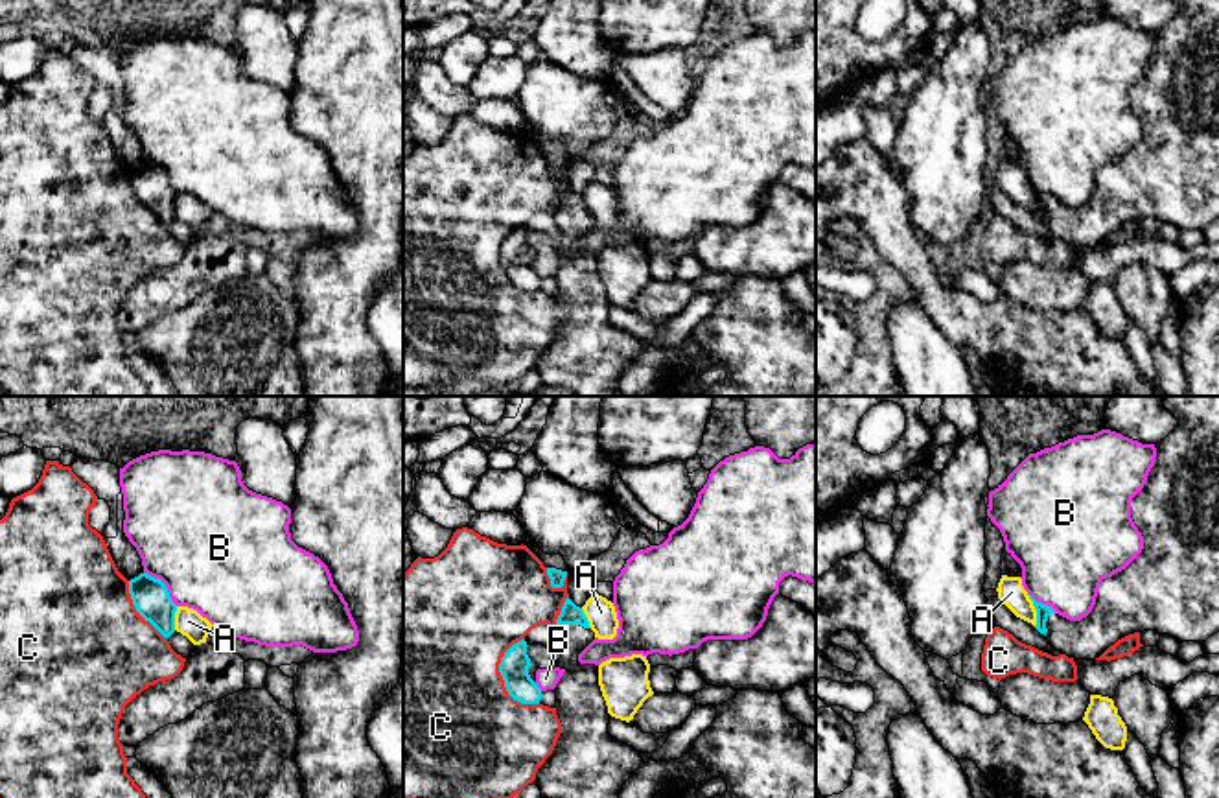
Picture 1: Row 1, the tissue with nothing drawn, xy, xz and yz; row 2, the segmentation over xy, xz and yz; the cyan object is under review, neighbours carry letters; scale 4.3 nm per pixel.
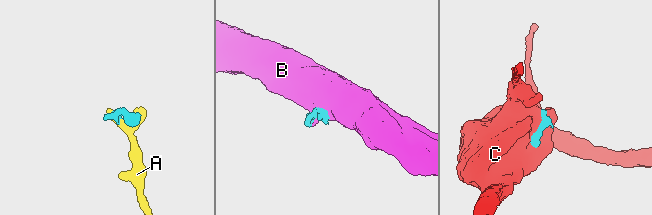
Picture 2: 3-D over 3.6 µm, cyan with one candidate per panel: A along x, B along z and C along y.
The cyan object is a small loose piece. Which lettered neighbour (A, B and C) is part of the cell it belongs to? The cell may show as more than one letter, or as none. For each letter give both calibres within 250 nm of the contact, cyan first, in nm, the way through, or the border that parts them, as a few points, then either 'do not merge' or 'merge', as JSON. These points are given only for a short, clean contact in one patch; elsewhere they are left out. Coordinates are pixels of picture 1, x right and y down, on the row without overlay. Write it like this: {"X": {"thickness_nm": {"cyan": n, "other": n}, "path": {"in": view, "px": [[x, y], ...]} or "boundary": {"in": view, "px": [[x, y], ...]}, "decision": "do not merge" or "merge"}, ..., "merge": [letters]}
{"A": {"thickness_nm": {"cyan": 60, "other": 120}, "boundary": {"in": "yz", "px": [[1028, 183], [1035, 198], [1035, 212]]}, "decision": "do not merge"}, "B": {"thickness_nm": {"cyan": 160, "other": 500}, "decision": "do not merge"}, "C": {"thickness_nm": {"cyan": 130, "other": 500}, "decision": "do not merge"}, "merge": []}

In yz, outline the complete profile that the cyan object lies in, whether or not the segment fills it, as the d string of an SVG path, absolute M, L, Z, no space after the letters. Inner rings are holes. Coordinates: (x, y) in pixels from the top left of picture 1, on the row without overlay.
M1171 0L1178 13L1158 31L1155 53L1151 55L1147 68L1144 76L1132 85L1131 88L1131 105L1138 118L1144 123L1144 136L1142 140L1121 158L1114 160L1112 164L1107 164L1101 168L1096 192L1092 199L1083 205L1081 208L1070 208L1062 203L1059 203L1051 194L1037 190L1031 182L1033 194L1037 197L1037 212L1035 216L1046 223L1048 230L1066 241L1068 245L1075 247L1096 247L1099 245L1110 232L1114 232L1118 227L1144 217L1155 217L1160 223L1169 221L1182 229L1197 229L1202 230L1210 223L1219 219L1219 0Z

